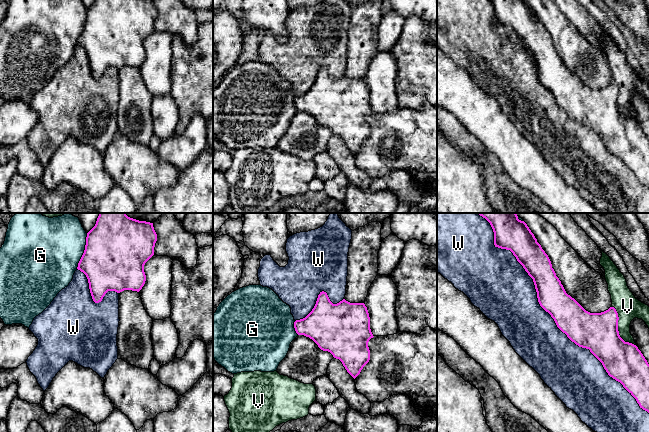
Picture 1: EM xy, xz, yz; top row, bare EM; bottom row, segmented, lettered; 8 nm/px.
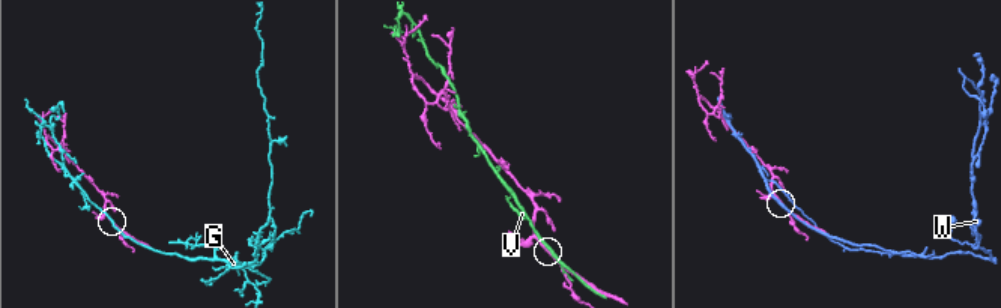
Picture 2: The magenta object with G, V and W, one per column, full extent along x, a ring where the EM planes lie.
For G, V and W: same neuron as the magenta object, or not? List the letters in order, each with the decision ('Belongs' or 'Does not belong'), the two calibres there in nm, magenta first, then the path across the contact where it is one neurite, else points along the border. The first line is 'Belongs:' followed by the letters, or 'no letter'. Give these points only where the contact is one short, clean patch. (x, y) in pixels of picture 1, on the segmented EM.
Belongs: no letter
G: Does not belong. Thickness 500 nm (magenta) against 460 nm
V: Does not belong. Thickness 320 nm (magenta) against 190 nm
W: Does not belong. Thickness 260 nm (magenta) against 400 nm

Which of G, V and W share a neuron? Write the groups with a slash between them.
G / V / W

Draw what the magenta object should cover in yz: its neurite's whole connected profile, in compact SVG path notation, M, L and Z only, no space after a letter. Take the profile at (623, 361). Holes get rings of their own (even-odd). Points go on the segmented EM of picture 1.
M478 213L491 225L495 247L510 250L533 279L540 306L554 319L557 327L576 345L589 349L602 363L610 377L620 382L636 399L640 408L649 413L649 364L638 347L625 342L618 331L618 313L614 307L601 313L586 311L568 295L552 268L551 261L534 234L516 213Z

